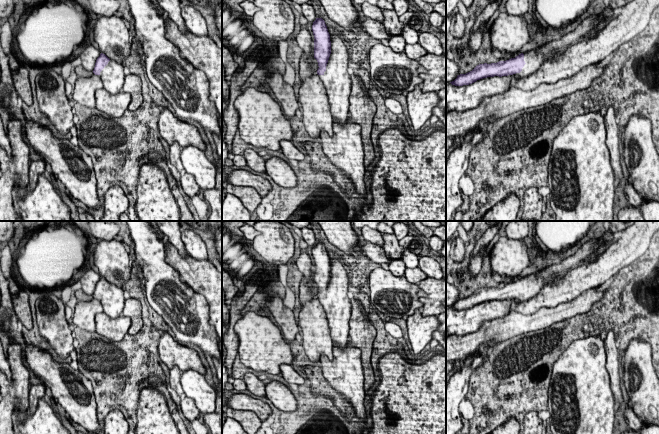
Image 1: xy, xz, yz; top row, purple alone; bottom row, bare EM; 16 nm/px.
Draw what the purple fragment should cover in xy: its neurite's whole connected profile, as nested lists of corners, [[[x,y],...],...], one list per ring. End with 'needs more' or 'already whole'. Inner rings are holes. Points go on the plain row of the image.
[[[101,277],[96,284],[93,297],[101,302],[103,312],[110,318],[117,318],[122,315],[125,304],[122,288],[110,284],[105,278]]]; needs more

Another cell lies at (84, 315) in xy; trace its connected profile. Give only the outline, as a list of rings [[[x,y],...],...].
[[[98,299],[78,301],[72,317],[73,324],[82,330],[95,332],[95,316],[101,312],[103,307]]]

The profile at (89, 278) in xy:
[[[87,268],[80,276],[79,280],[85,294],[93,296],[97,282],[101,276],[90,268]]]

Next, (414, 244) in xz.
[[[407,235],[403,239],[399,240],[399,245],[404,247],[405,250],[408,250],[419,256],[423,248],[422,236]]]

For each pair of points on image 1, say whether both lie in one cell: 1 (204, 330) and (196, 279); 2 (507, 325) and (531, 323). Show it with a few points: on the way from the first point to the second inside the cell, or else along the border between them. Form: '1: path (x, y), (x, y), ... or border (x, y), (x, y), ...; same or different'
1: border (180, 278), (204, 297), (209, 314); different
2: path (513, 324), (525, 323); same

